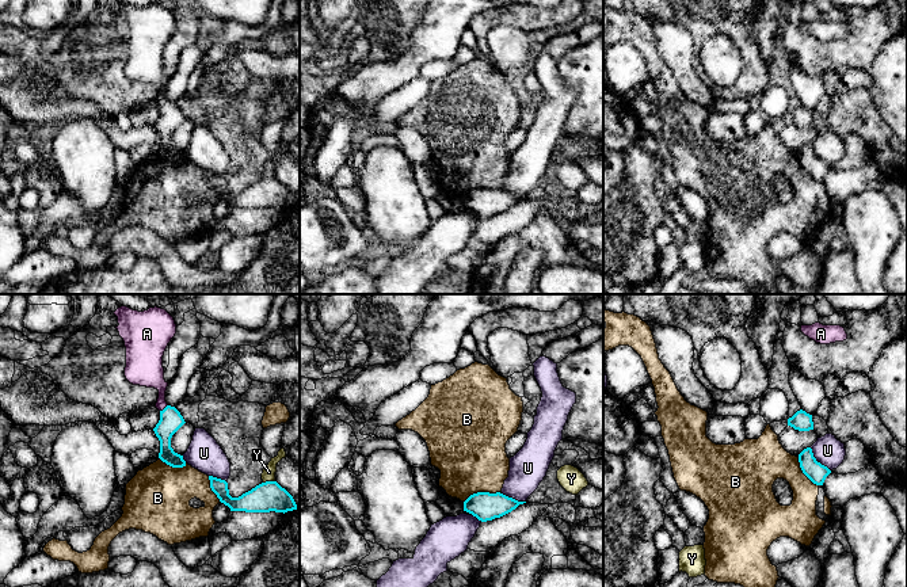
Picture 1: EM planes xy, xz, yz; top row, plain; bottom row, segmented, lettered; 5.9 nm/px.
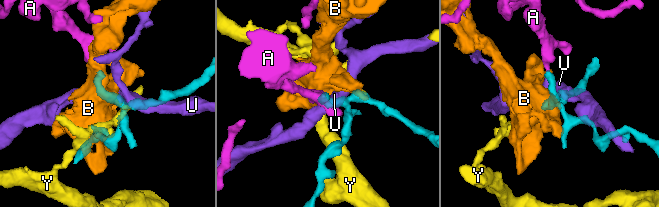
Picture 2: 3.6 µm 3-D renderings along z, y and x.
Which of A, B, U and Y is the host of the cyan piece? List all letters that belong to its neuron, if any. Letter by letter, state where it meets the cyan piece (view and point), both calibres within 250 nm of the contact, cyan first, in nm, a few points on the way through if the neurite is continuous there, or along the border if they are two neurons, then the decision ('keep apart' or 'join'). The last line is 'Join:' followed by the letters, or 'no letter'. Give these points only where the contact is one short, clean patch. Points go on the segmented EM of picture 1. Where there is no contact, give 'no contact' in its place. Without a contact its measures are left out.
A: xy (164, 408) | 140/190 nm | across xy (171, 420), (164, 408), (162, 387), (147, 370) | join
B: xz (481, 492) | 170/420 nm | along xz (499, 491), (473, 492), (464, 502) | keep apart
U: yz (816, 461) | 120/170 nm | along yz (810, 448), (814, 457), (830, 471) | keep apart
Y: xy (269, 481) | 180/80 nm | along xy (274, 480), (263, 483) | keep apart
Join: A

